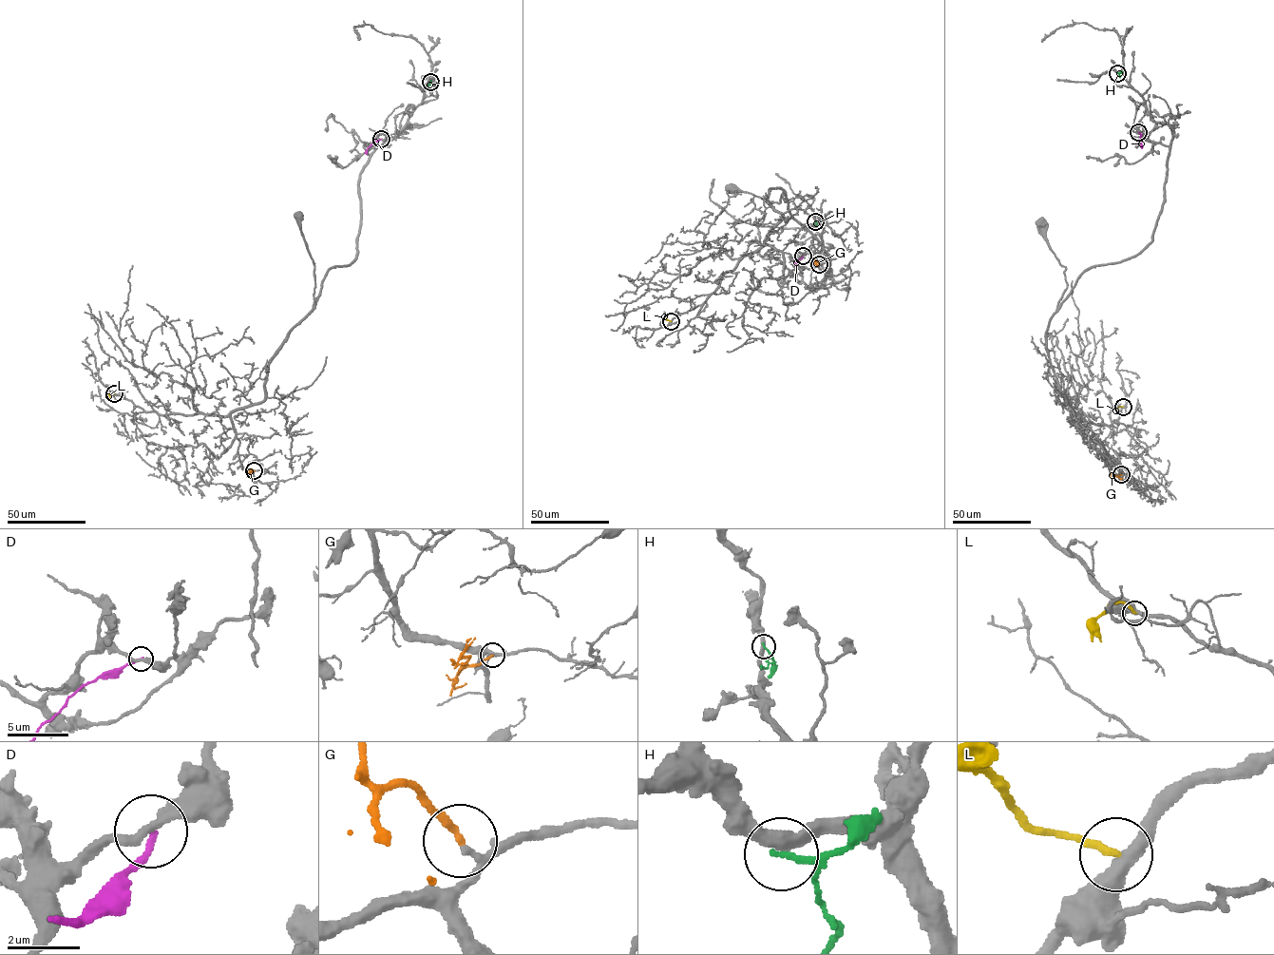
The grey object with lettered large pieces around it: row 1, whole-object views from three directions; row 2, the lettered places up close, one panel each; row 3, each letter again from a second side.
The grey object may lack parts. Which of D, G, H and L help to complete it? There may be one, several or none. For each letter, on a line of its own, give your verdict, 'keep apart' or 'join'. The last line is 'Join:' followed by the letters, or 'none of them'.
D: keep apart
G: join
H: keep apart
L: keep apart
Join: G

